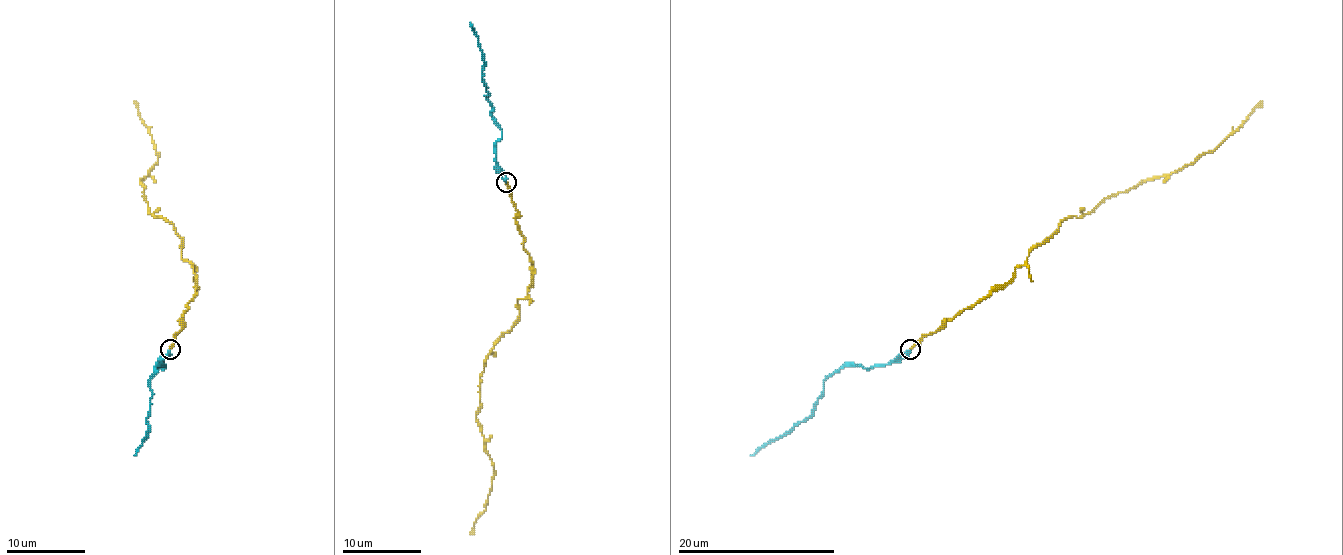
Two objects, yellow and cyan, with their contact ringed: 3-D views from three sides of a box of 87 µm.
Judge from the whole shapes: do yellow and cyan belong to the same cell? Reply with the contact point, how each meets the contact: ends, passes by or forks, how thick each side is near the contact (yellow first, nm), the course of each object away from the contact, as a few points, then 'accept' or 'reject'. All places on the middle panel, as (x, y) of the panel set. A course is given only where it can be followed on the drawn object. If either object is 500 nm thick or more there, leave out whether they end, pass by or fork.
at (506, 182); yellow ends there; cyan passes by; 140 nm thick on the yellow side, 220 nm on the other; yellow runs (505, 182), (531, 261), (531, 285), (517, 299), (519, 319), (480, 378), (476, 417), (494, 475), (470, 534); cyan runs (505, 182), (496, 158), (496, 143), (502, 131), (486, 95), (484, 62), (470, 22); accept

